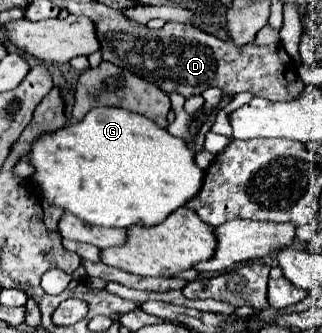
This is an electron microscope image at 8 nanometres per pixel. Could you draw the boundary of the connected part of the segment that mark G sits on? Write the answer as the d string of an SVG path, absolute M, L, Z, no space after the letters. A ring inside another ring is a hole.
M94 108L82 122L38 138L32 144L30 162L36 168L30 182L42 200L96 226L162 224L170 212L198 194L204 178L186 140L122 108Z

